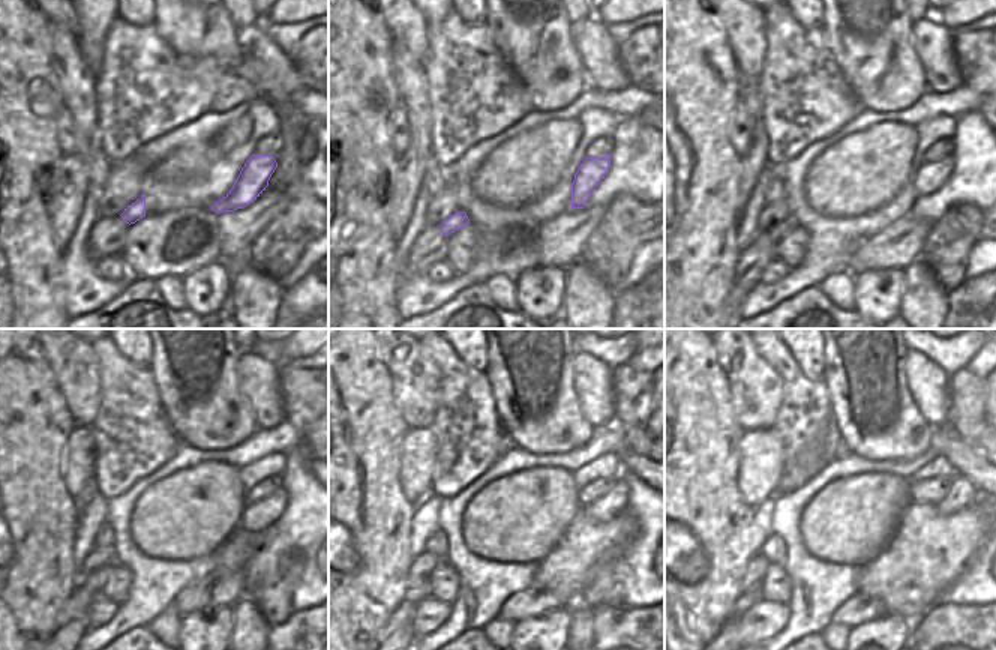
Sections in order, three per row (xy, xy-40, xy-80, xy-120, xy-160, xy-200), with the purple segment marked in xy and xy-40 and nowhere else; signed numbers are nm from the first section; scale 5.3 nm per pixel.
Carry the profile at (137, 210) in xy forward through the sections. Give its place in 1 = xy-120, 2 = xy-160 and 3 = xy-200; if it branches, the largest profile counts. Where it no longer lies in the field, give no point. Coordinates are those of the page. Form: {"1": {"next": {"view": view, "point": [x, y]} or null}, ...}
{"1": {"next": {"view": "xy-120", "point": [93, 583]}}, "2": {"next": {"view": "xy-160", "point": [422, 592]}}, "3": {"next": {"view": "xy-200", "point": [746, 599]}}}

